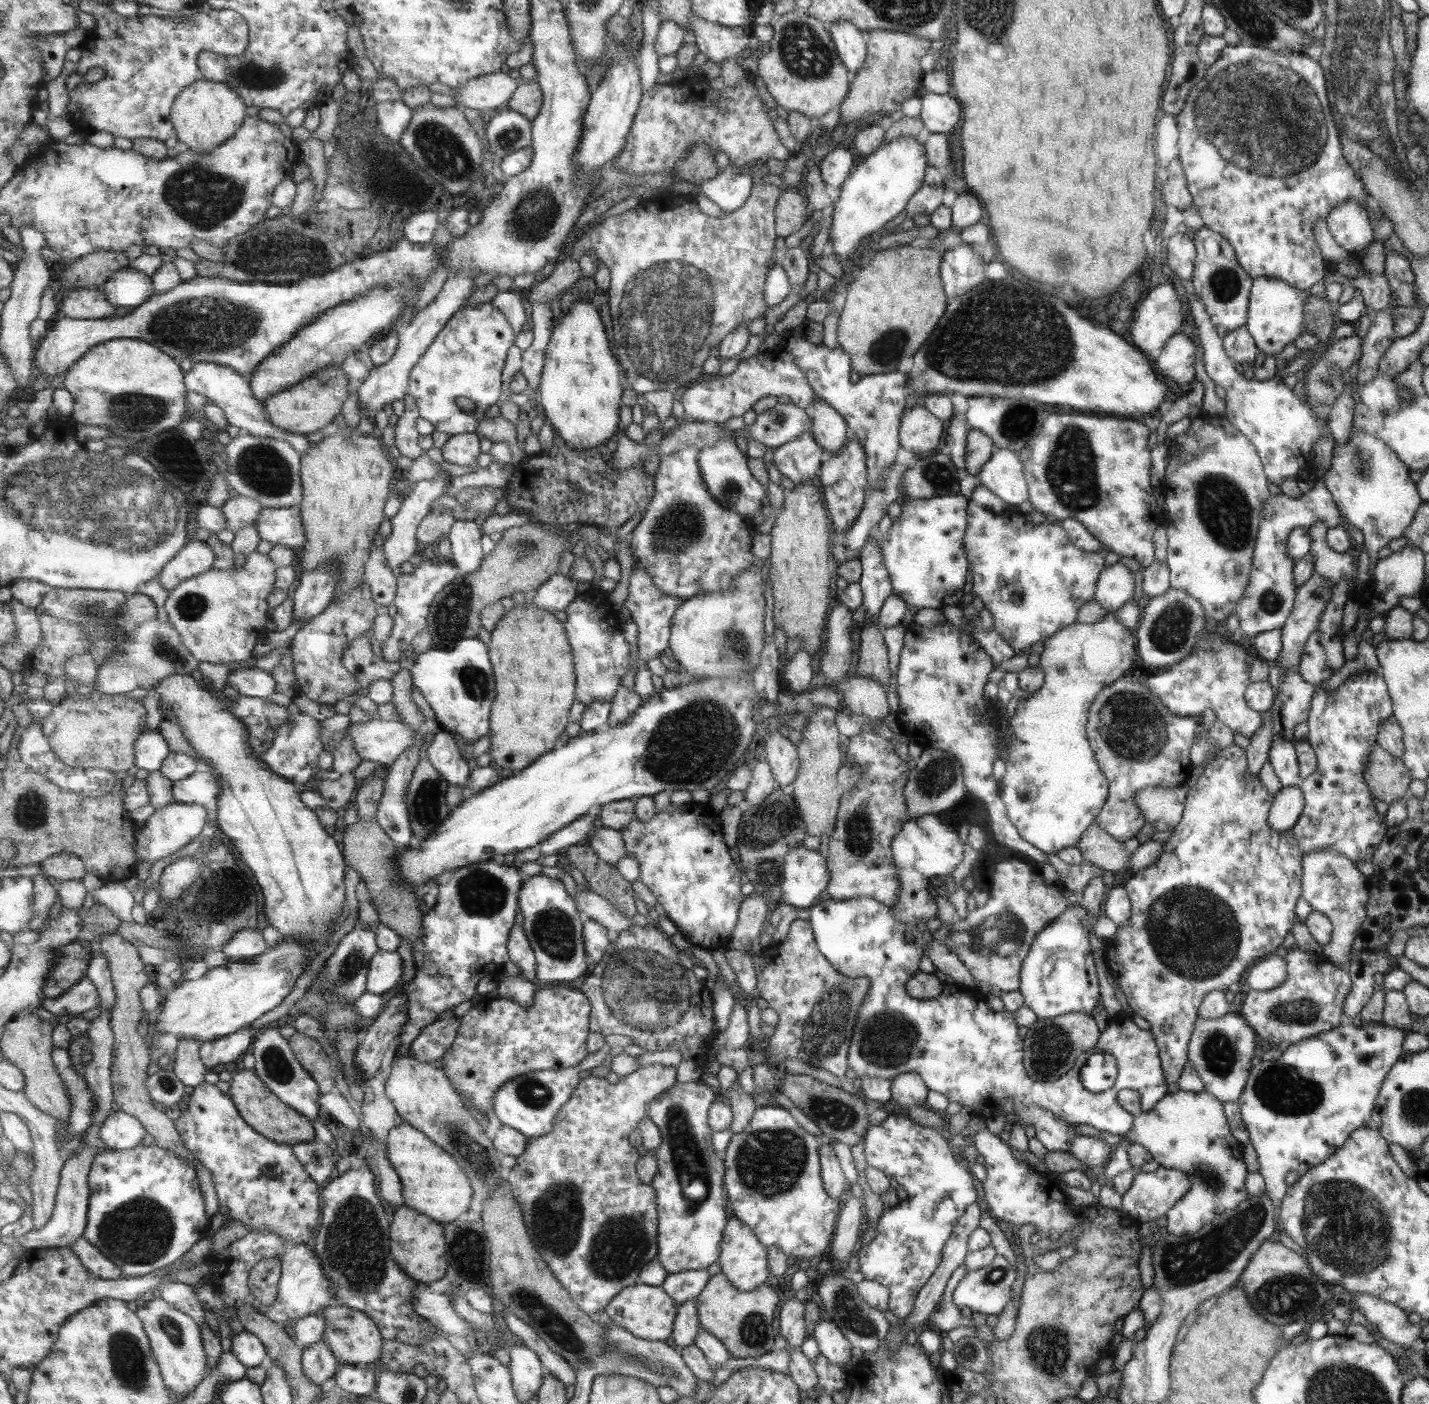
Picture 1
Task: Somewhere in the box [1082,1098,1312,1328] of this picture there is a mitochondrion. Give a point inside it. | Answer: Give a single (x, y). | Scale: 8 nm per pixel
(1183, 1263)

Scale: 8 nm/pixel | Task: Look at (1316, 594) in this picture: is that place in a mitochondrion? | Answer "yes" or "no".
yes

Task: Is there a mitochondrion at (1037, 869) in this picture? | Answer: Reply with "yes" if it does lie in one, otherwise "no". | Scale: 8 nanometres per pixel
no

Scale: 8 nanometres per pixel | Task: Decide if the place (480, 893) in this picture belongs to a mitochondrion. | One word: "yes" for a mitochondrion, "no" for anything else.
yes

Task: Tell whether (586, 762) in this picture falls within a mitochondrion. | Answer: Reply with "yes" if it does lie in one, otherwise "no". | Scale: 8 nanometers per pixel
no

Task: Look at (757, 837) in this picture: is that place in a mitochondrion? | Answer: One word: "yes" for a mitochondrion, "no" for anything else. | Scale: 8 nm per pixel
yes

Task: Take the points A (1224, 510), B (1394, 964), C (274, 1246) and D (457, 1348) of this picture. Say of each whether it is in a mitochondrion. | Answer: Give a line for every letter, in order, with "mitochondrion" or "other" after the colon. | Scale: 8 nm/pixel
A: mitochondrion
B: other
C: other
D: other

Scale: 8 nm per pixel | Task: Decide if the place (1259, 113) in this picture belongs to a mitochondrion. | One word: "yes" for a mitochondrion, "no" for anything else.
yes

